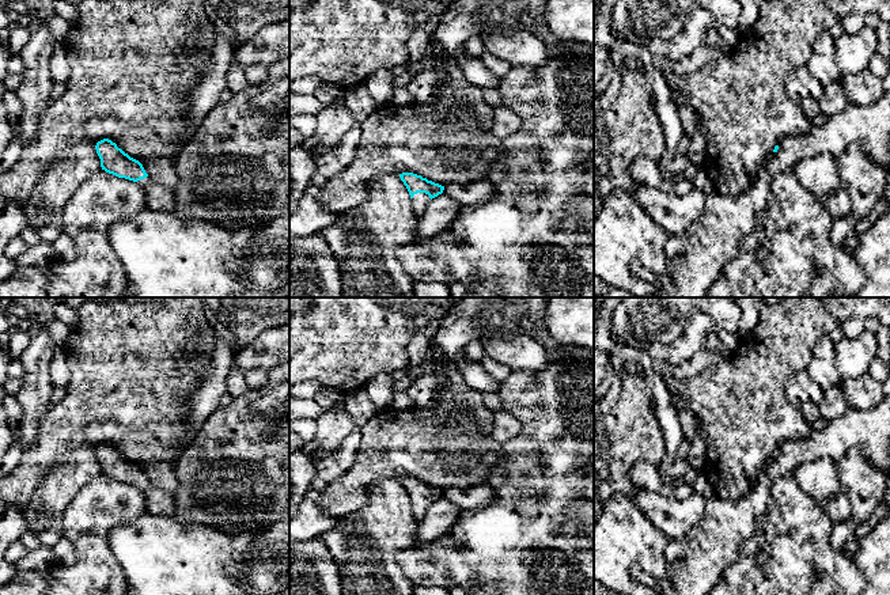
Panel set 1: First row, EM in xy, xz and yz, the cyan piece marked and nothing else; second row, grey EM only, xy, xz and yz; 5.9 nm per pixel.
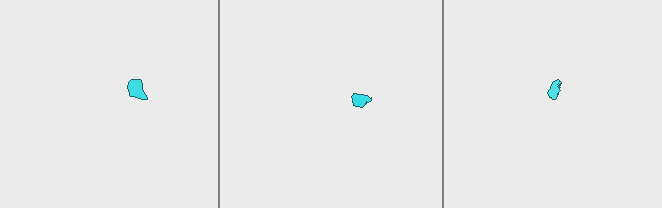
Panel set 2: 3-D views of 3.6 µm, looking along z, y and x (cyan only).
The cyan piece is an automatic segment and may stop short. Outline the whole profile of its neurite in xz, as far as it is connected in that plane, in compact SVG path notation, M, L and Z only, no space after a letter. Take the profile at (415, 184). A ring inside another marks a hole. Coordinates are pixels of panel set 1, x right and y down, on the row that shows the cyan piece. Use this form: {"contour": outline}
{"contour": "M402 173L399 178L410 194L412 208L416 216L423 215L427 204L444 190L444 186L413 173Z"}

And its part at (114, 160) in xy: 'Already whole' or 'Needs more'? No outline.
Needs more

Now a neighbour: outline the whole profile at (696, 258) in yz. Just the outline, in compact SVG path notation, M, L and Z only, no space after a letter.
M890 91L868 106L849 103L841 113L815 122L804 134L783 137L777 144L779 149L765 159L745 193L736 197L712 194L696 223L683 234L669 236L664 246L669 276L663 280L662 288L647 298L705 298L726 265L736 257L741 240L754 230L755 215L766 206L773 177L794 170L802 159L825 152L838 162L855 143L864 148L872 162L886 173L890 171Z

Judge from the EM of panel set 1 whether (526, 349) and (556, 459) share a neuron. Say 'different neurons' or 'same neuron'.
different neurons

